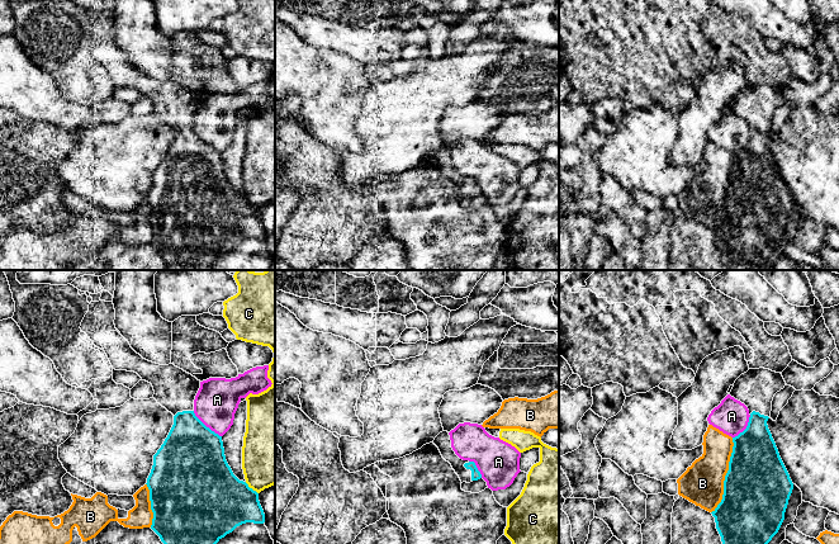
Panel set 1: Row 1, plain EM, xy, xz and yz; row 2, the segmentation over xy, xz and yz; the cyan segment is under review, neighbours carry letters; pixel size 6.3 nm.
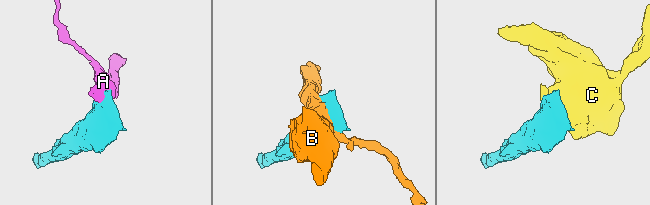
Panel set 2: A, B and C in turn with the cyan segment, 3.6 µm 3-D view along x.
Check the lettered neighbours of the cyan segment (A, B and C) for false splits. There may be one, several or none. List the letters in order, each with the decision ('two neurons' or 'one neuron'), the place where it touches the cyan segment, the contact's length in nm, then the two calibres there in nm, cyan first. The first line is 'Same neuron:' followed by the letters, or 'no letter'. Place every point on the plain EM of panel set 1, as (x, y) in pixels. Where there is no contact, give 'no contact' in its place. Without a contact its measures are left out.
Same neuron: no letter
A: two neurons; contact xy (205, 142); length 240 nm; calibres 440 and 280 nm
B: two neurons; contact yz (725, 192); length 500 nm; calibres 420 and 280 nm
C: two neurons; contact xy (251, 204); length 120 nm; calibres 420 and 360 nm

